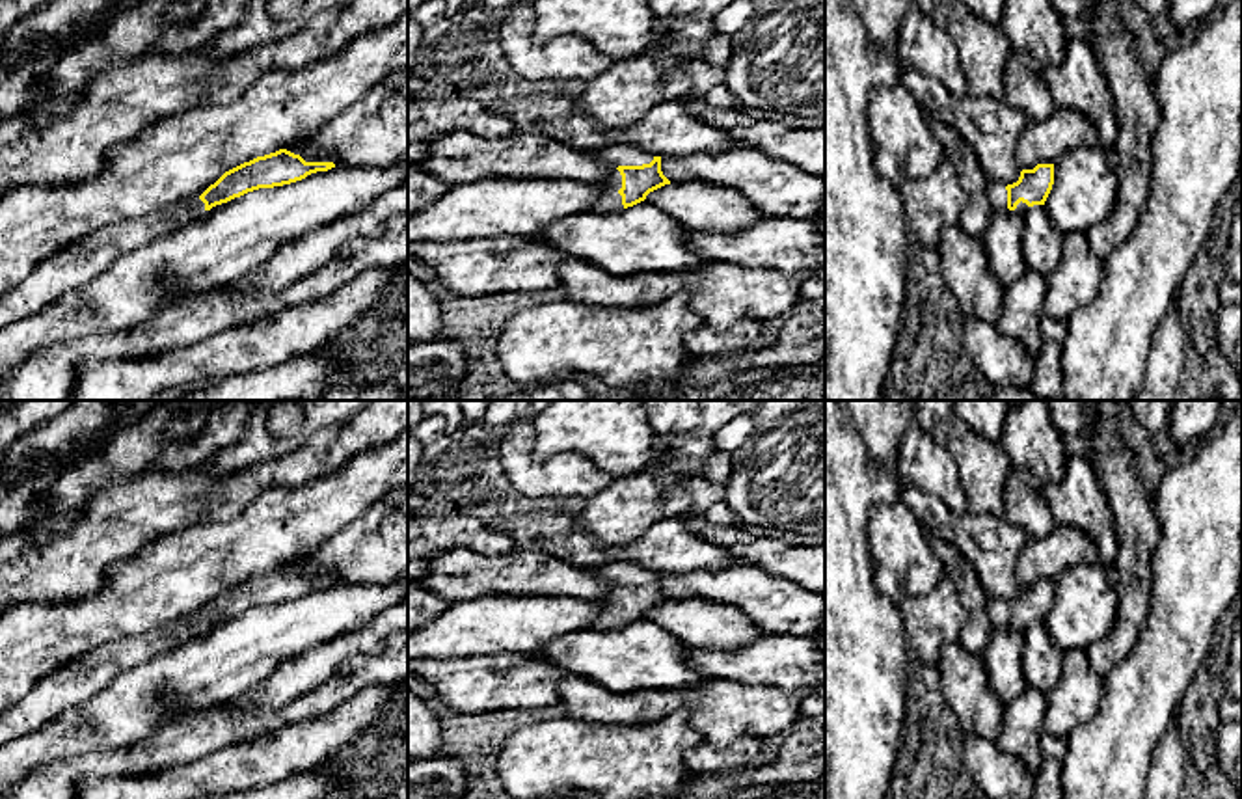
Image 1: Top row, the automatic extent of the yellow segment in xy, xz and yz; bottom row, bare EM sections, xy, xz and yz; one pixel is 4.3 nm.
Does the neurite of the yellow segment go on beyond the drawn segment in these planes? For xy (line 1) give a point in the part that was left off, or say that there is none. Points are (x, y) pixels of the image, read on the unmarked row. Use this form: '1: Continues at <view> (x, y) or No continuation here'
1: Continues at xy (88, 675)

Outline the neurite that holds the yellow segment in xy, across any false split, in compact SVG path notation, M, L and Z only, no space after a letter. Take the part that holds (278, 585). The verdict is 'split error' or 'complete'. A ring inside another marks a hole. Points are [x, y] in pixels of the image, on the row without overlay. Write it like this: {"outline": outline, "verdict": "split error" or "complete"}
{"outline": "M279 566L225 589L199 615L181 616L153 633L104 643L41 678L20 700L7 706L0 713L0 747L58 719L63 710L82 706L123 672L201 635L216 622L331 585L333 579L305 579L300 572Z", "verdict": "split error"}

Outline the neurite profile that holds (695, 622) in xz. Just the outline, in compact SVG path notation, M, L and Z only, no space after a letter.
M700 598L665 602L644 618L685 648L736 652L767 635L739 607Z

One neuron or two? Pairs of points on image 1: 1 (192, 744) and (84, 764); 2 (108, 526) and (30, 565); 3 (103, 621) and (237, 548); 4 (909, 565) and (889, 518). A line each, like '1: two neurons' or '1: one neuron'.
1: one neuron
2: one neuron
3: one neuron
4: one neuron

